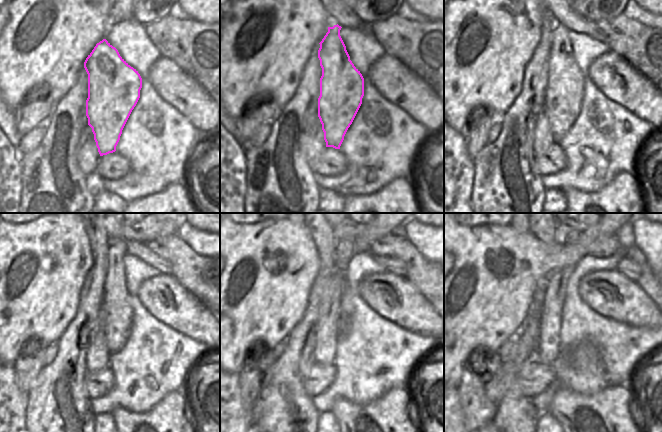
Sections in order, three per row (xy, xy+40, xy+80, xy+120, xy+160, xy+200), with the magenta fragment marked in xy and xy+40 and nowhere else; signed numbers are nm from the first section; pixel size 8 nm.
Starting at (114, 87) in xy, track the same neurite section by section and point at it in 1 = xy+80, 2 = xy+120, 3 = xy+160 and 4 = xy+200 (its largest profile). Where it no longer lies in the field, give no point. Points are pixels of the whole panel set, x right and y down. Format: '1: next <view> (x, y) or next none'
1: next xy+80 (565, 89)
2: next xy+120 (118, 314)
3: next xy+160 (344, 250)
4: next xy+200 (573, 236)

